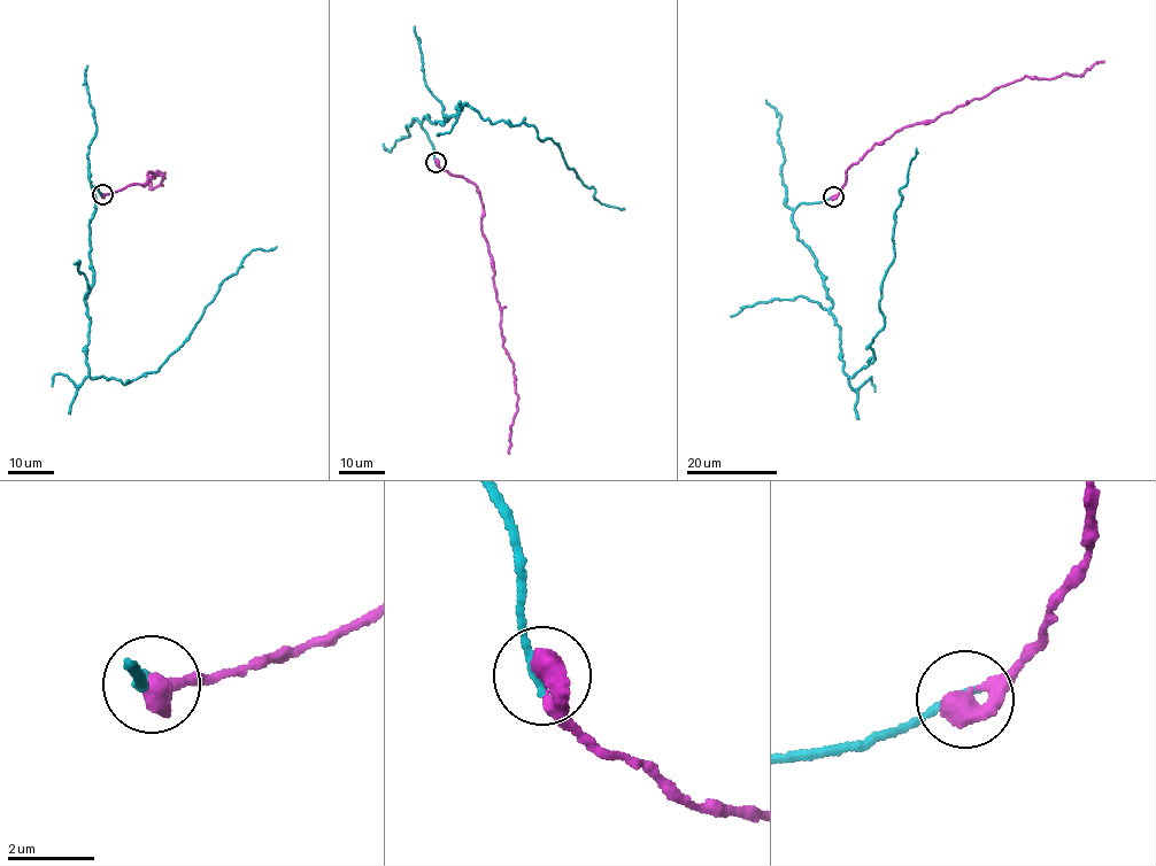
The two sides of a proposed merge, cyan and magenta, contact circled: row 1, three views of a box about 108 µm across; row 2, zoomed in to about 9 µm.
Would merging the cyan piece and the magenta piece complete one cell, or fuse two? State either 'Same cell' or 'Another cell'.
Same cell

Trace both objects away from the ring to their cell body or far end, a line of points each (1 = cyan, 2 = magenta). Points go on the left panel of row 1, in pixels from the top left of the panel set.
1: (102, 194), (94, 186), (85, 303), (91, 378), (125, 384), (155, 372), (244, 257), (276, 247)
2: (102, 194), (145, 185), (147, 172), (153, 178), (163, 172), (161, 185), (153, 188), (146, 182)

